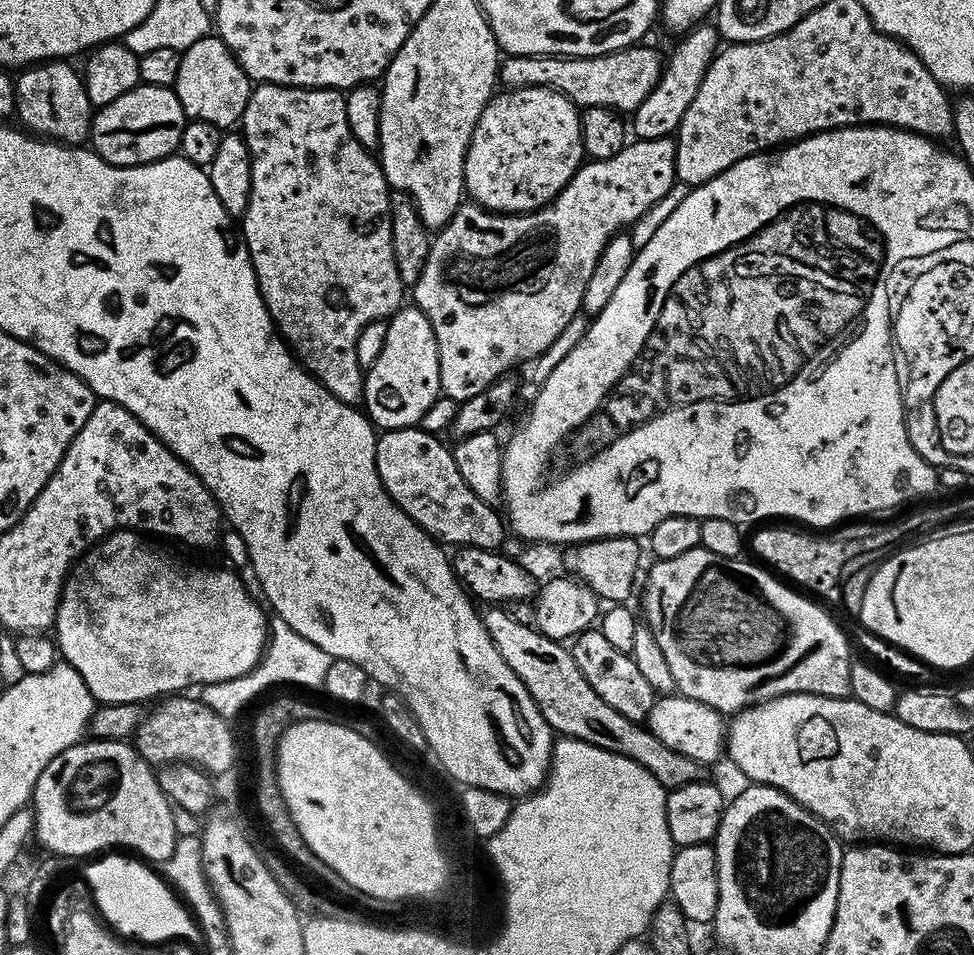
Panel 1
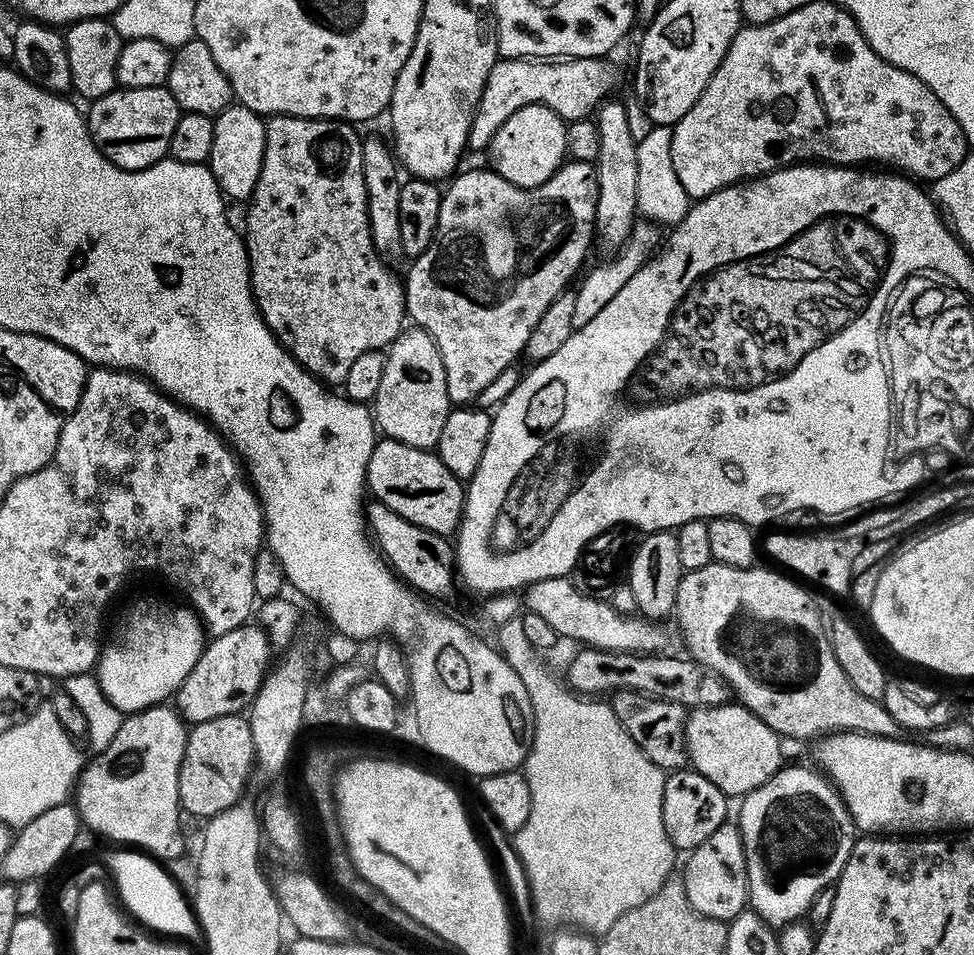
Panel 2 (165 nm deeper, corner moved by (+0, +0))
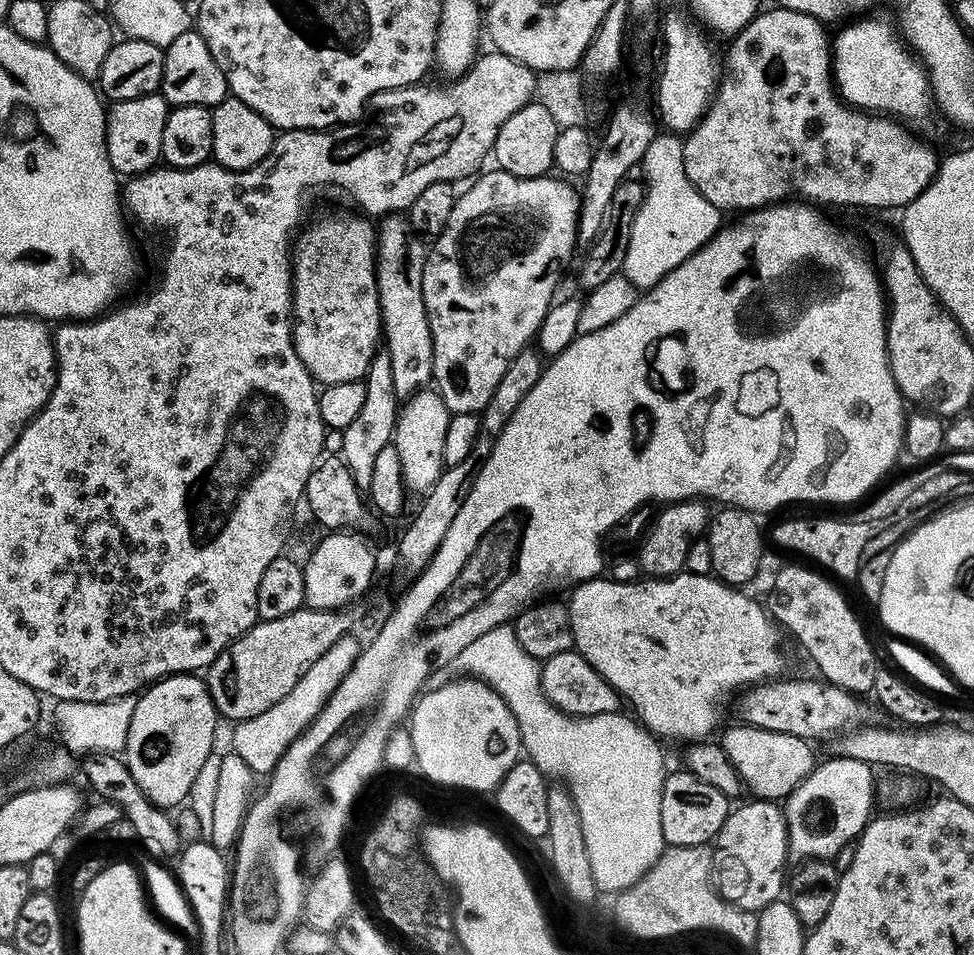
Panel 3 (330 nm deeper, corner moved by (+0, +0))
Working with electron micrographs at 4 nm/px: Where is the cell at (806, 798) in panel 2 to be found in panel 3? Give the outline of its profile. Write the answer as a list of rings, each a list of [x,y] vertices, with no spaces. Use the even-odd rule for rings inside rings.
[[[833,755],[832,760],[821,759],[812,773],[783,801],[784,820],[788,824],[788,855],[797,861],[827,860],[836,858],[844,847],[851,845],[873,819],[872,799],[876,796],[876,780],[872,777],[873,765],[854,758]]]

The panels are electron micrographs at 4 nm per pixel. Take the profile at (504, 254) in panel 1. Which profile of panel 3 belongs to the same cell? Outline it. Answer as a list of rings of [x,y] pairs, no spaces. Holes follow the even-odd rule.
[[[499,170],[483,172],[481,171],[475,177],[477,180],[465,192],[461,191],[457,195],[454,210],[450,210],[450,222],[446,222],[446,230],[442,230],[439,238],[431,241],[426,266],[422,270],[422,298],[426,302],[426,318],[430,318],[430,334],[434,338],[432,380],[435,391],[439,392],[442,402],[446,402],[452,416],[470,414],[471,412],[479,414],[483,412],[486,402],[490,402],[490,398],[494,398],[494,390],[498,386],[499,380],[502,379],[502,374],[506,374],[508,369],[508,361],[513,360],[520,351],[533,343],[542,318],[546,318],[548,309],[554,303],[552,295],[555,294],[556,287],[560,284],[560,275],[563,274],[564,267],[567,266],[568,259],[572,256],[572,251],[578,248],[576,223],[580,217],[580,197],[577,189],[574,190],[568,185],[571,183],[567,179],[557,178],[552,174],[522,178]]]

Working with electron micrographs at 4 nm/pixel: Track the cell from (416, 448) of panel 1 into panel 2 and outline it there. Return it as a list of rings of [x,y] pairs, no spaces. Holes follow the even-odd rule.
[[[387,438],[377,439],[370,454],[366,488],[375,499],[394,510],[394,514],[447,538],[459,529],[464,516],[465,485],[446,470],[435,451],[426,448],[406,446]]]

